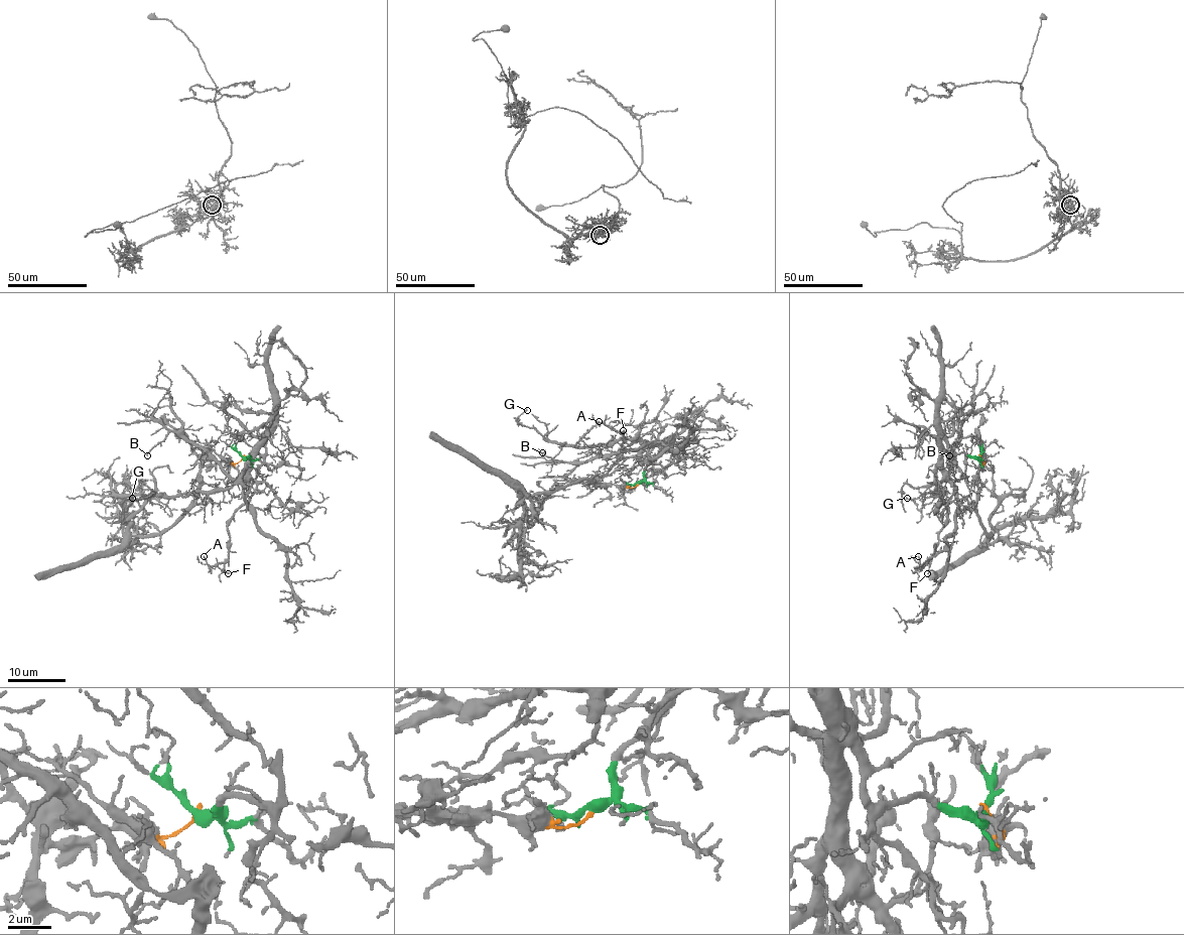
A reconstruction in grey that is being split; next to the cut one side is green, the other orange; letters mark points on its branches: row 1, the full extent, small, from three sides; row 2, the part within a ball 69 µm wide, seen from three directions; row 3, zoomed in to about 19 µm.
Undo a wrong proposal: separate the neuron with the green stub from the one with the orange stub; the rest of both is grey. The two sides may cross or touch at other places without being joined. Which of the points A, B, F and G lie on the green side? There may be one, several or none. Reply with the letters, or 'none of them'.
A, B, F, G

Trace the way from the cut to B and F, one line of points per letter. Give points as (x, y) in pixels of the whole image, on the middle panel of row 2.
B: (638, 483), (644, 480), (644, 471), (658, 453), (657, 444), (642, 444), (583, 462), (557, 462), (541, 451)
F: (638, 483), (660, 450), (657, 444), (645, 446), (651, 443), (628, 450), (619, 431), (623, 430)

